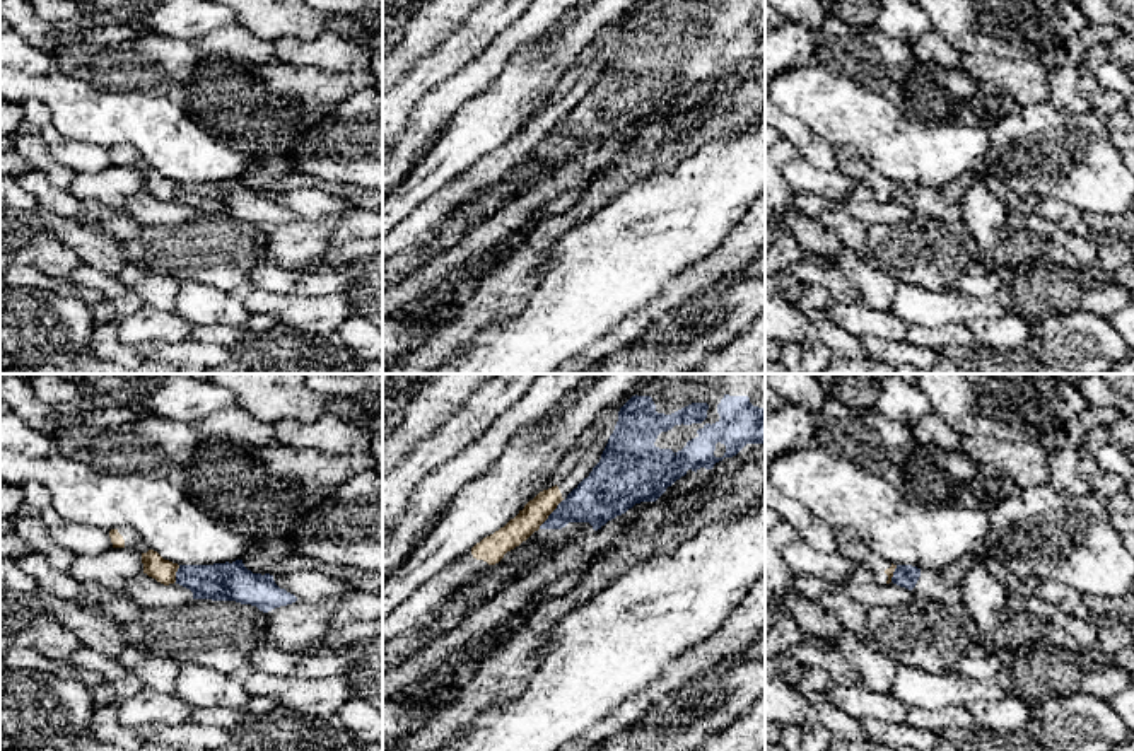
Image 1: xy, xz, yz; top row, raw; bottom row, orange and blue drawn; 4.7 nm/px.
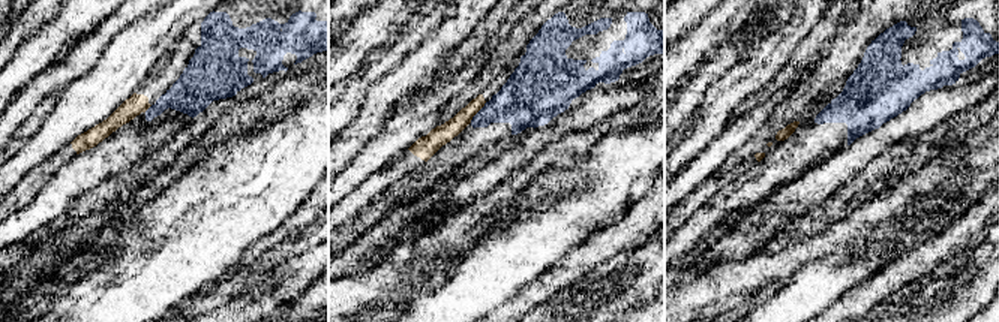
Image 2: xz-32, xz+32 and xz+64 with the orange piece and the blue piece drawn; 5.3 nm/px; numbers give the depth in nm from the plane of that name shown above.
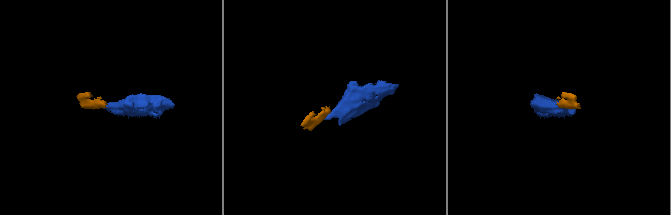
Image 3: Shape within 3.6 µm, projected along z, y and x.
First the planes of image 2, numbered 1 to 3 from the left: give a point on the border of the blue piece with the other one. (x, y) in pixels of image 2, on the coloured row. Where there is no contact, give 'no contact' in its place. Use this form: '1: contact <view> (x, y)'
1: contact xz-32 (147, 108)
2: contact xz+32 (477, 111)
3: no contact

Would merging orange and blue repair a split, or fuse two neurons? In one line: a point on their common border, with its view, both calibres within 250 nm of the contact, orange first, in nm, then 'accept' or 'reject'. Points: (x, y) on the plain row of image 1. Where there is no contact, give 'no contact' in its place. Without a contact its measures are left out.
xz (550, 130) | 120/240 nm | reject

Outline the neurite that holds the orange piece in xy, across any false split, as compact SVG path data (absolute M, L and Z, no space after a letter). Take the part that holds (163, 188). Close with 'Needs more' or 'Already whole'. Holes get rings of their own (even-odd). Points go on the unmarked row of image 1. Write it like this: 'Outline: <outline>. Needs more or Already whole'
Outline: M121 143L109 148L113 166L138 167L142 171L143 191L157 200L169 203L176 200L178 181L164 178L157 169L150 167L140 152L130 145Z. Needs more

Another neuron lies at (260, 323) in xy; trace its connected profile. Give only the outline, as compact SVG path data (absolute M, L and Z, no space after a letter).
M256 314L241 326L196 326L191 333L198 341L236 348L251 333L265 333L280 324L270 314Z

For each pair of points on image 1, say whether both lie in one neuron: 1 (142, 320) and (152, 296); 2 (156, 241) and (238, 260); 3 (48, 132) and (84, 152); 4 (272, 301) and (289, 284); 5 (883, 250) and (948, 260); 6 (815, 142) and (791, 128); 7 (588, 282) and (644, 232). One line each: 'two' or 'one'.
1: two
2: one
3: one
4: two
5: one
6: one
7: one

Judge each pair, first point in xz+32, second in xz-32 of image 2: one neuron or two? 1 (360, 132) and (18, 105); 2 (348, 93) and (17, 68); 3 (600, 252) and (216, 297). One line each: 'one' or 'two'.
1: one
2: one
3: two

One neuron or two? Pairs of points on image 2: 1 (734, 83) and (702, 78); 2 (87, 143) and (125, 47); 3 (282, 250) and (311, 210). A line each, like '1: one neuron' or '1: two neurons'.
1: two neurons
2: two neurons
3: two neurons

